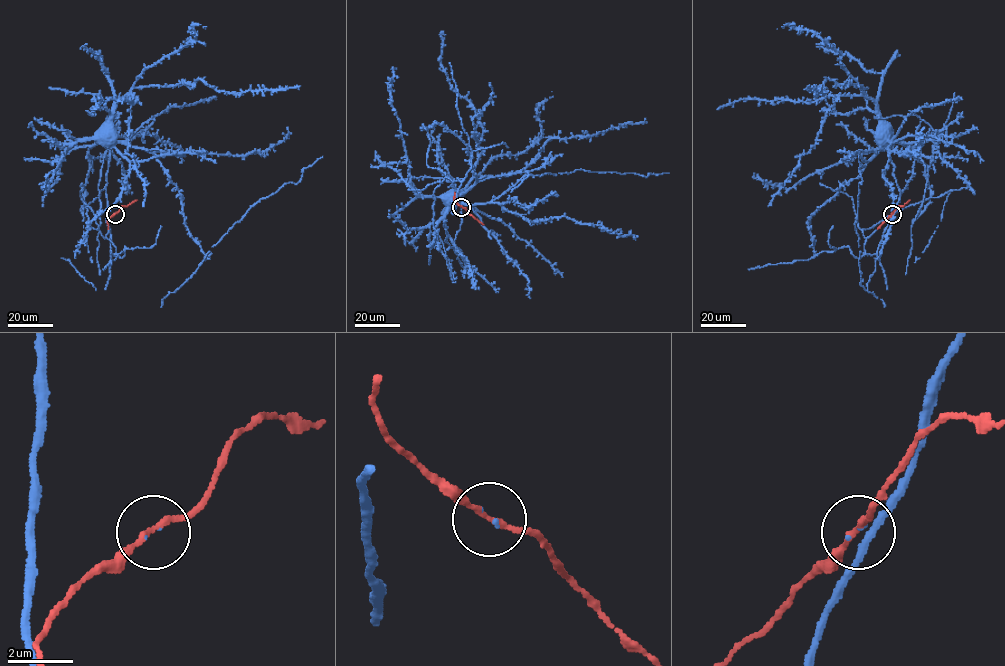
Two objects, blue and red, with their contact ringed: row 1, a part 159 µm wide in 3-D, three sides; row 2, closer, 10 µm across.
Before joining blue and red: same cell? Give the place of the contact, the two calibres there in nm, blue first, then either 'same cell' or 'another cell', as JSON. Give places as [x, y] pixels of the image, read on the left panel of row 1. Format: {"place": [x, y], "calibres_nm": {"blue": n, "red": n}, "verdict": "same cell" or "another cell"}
{"place": [115, 214], "calibres_nm": {"blue": 60, "red": 160}, "verdict": "same cell"}

